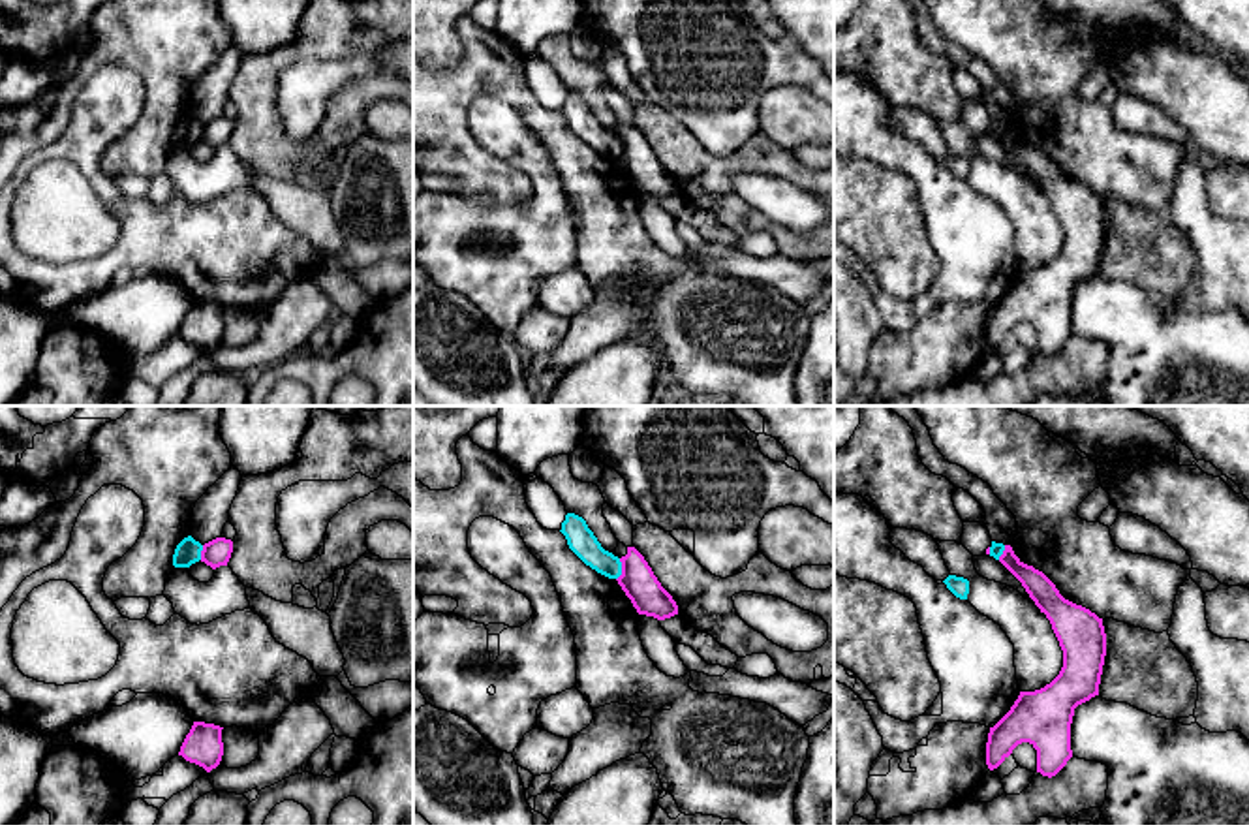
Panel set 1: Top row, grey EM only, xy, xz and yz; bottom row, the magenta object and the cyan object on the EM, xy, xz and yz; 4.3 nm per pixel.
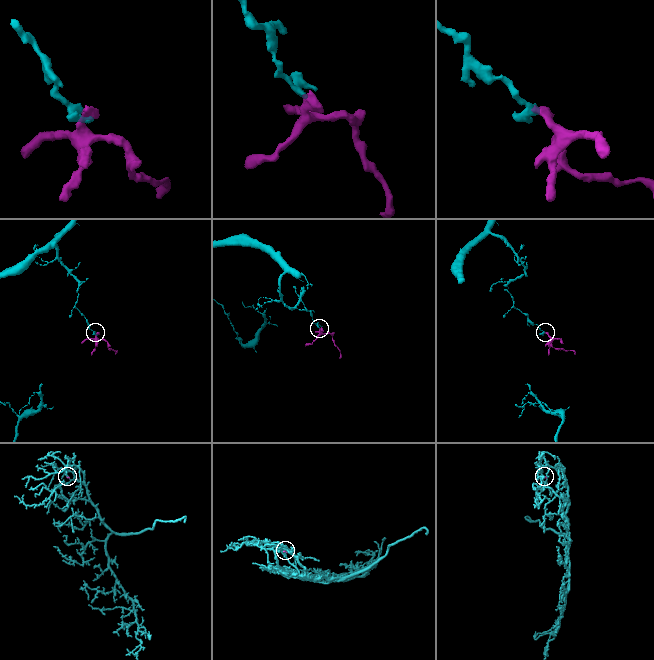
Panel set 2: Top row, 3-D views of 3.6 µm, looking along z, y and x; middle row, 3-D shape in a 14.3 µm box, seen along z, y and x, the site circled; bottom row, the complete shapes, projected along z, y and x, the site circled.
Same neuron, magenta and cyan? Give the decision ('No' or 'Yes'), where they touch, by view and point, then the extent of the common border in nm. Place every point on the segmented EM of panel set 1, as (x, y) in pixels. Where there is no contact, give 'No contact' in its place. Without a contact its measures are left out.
No. Touches magenta at xz (622, 570). Shared border 100 nm

